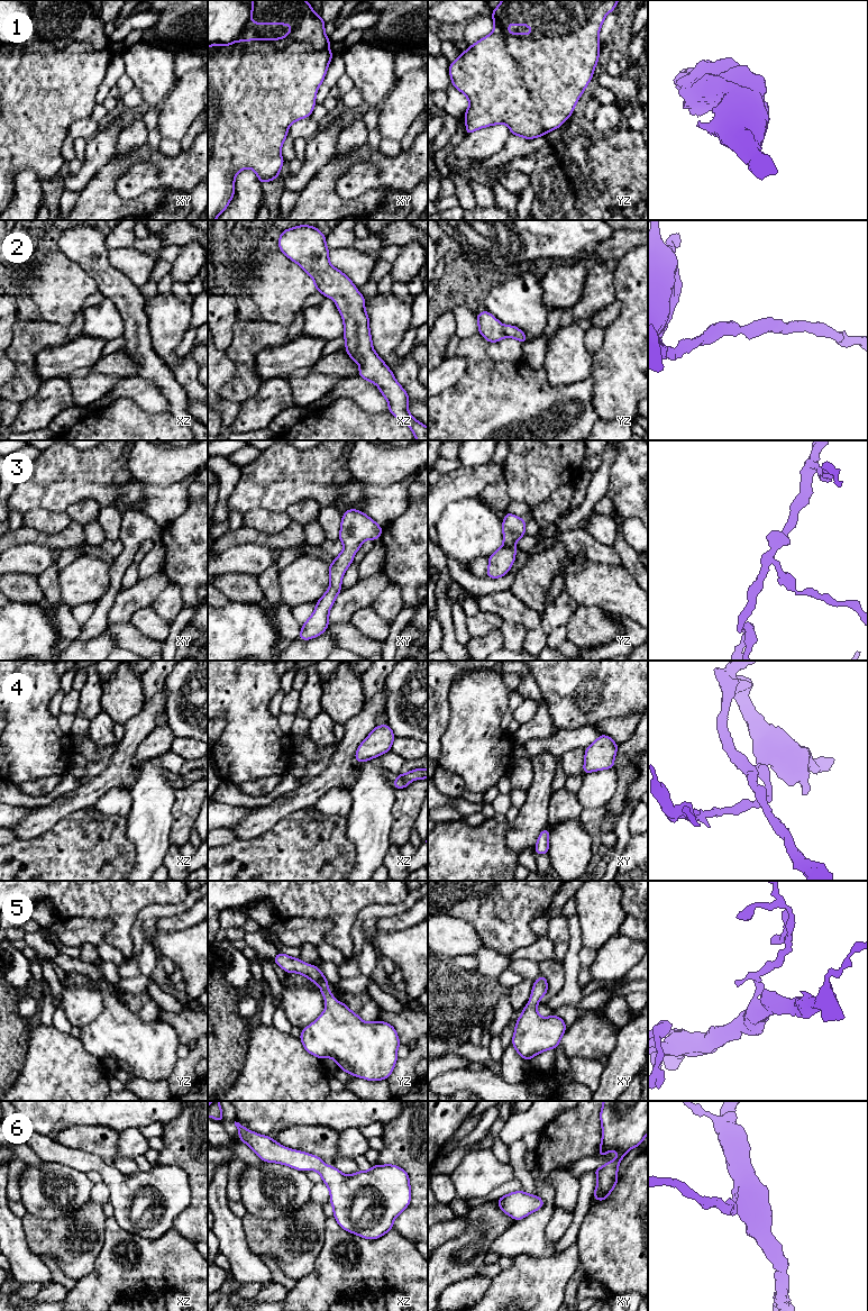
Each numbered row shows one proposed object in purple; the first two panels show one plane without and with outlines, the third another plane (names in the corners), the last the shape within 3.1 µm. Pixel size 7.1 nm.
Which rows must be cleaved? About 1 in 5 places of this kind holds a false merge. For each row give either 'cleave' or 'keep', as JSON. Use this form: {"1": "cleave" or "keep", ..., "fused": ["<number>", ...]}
{"1": "keep", "2": "keep", "3": "keep", "4": "keep", "5": "keep", "6": "keep", "fused": []}

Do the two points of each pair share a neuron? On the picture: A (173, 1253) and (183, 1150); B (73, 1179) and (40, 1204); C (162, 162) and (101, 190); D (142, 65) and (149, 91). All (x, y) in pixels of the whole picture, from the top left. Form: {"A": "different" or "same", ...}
{"A": "different", "B": "same", "C": "same", "D": "same"}

